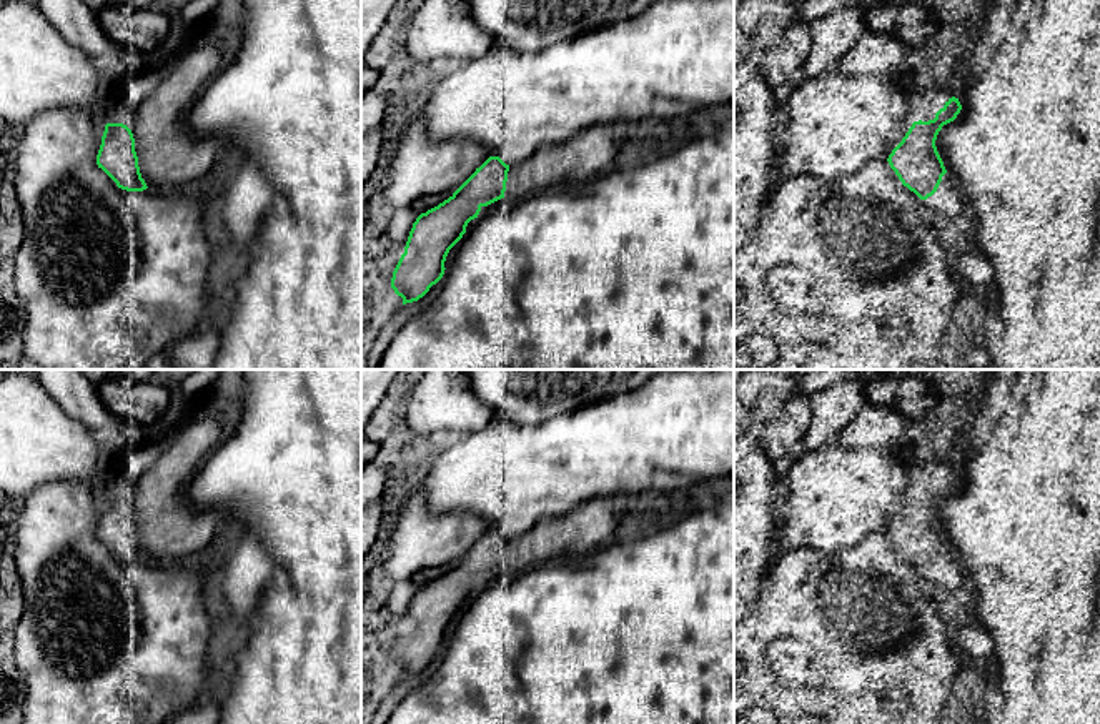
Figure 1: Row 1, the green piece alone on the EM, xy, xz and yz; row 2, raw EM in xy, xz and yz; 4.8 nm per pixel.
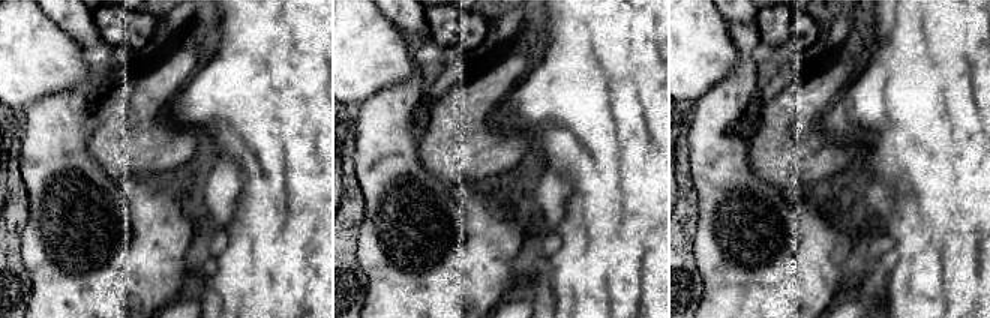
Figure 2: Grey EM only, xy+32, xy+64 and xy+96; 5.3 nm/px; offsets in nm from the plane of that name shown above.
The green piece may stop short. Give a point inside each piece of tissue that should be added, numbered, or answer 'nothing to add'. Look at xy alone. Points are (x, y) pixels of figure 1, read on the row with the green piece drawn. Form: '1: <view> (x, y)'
1: xy (170, 153)

